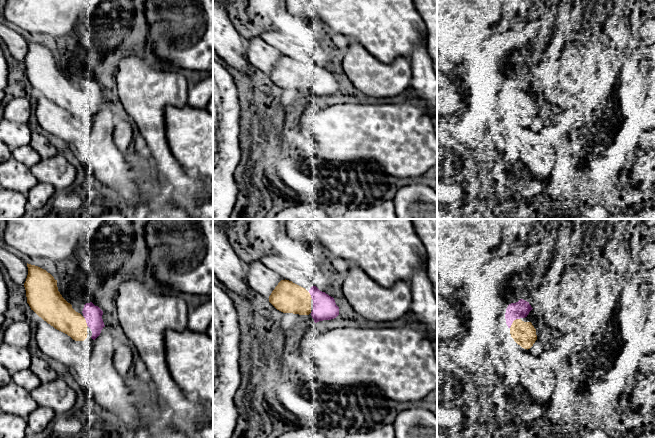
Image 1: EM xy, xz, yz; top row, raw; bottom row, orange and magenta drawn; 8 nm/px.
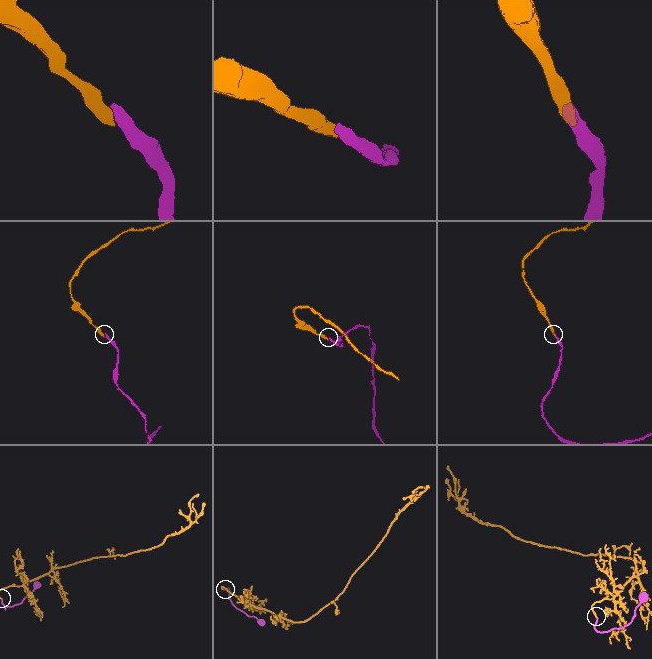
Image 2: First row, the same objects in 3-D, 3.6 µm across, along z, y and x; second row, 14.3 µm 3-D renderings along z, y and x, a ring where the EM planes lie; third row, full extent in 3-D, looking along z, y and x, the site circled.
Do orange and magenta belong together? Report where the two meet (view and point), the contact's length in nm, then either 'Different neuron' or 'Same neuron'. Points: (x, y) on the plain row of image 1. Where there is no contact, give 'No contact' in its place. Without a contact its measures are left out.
Touches orange at yz (513, 97). Shared border 120 nm. Same neuron

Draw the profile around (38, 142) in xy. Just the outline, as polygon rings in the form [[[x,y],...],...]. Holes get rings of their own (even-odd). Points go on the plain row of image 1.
[[[32,132],[30,146],[43,159],[51,158],[58,153],[54,145],[47,138],[37,132]]]

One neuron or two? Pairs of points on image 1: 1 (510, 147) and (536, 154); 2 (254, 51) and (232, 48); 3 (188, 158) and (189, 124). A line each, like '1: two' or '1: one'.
1: two
2: two
3: one

